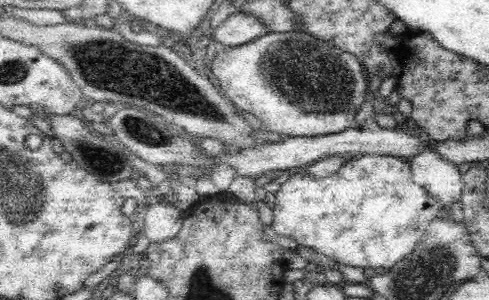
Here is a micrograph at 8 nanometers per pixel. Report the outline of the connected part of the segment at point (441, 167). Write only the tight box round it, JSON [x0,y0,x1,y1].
[409,146,464,209]

